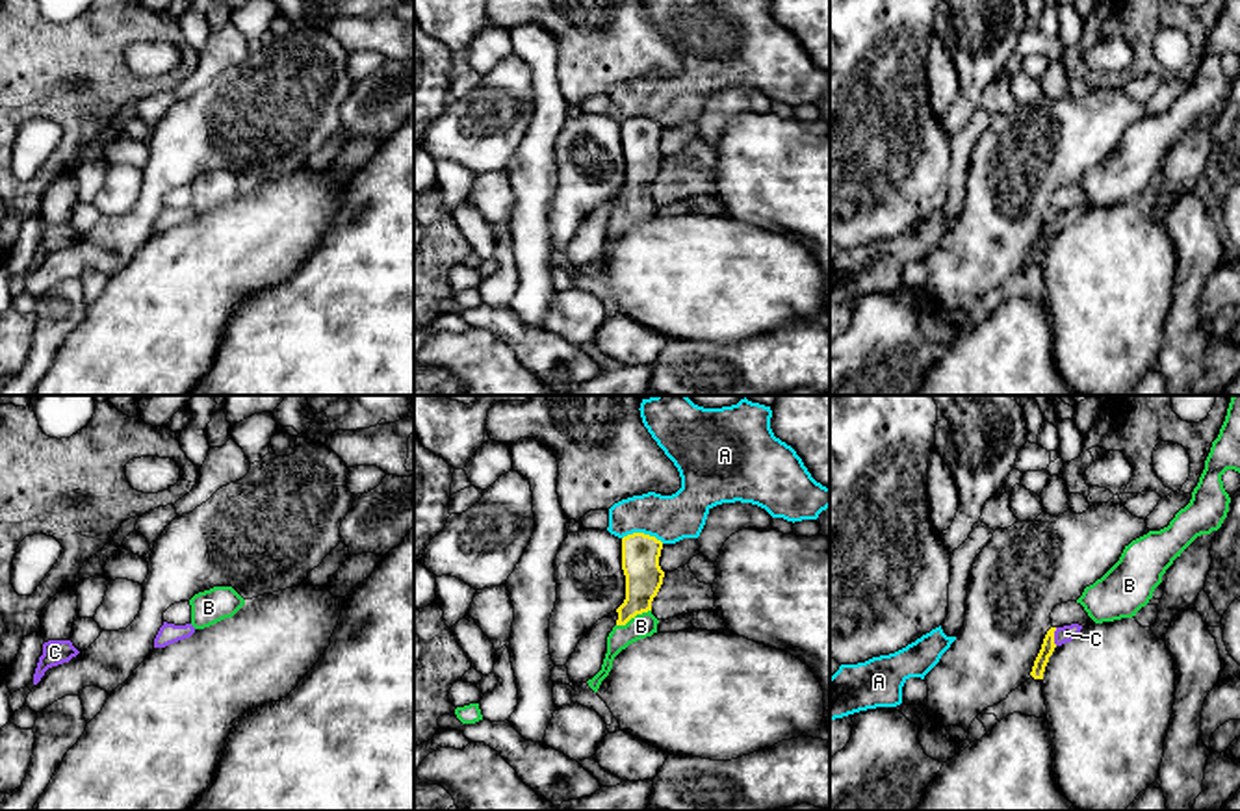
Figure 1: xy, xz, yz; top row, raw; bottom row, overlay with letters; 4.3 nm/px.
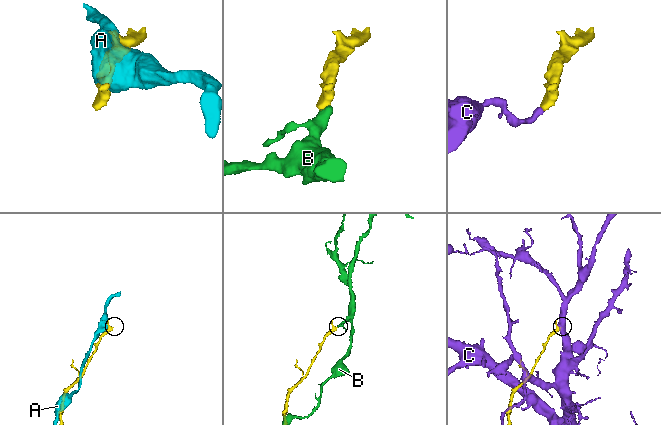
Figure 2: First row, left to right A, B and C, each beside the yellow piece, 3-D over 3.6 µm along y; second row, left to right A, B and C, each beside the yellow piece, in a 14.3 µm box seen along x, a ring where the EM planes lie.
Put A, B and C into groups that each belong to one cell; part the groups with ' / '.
A / B / C

